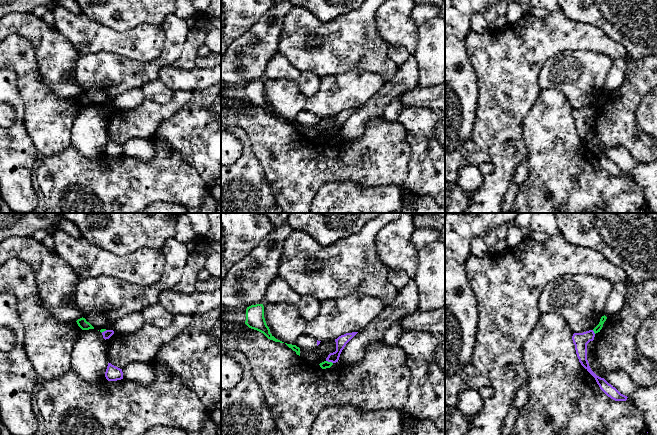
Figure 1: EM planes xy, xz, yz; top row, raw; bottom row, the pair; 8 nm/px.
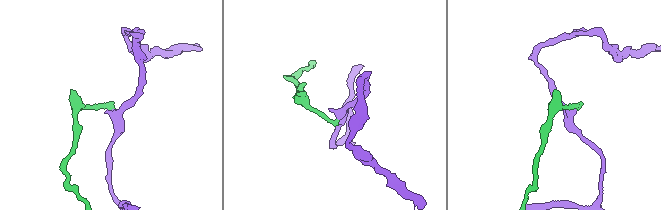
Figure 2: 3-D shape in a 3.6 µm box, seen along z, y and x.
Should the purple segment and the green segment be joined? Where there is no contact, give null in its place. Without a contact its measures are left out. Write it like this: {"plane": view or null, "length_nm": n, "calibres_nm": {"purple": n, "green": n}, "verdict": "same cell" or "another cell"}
{"plane": "xz", "length_nm": 60, "calibres_nm": {"purple": 90, "green": 60}, "verdict": "another cell"}

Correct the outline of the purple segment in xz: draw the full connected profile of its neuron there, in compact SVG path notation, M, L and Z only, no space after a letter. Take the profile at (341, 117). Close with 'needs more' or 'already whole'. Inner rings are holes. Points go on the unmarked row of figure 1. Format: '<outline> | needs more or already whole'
M358 108L346 109L344 111L339 112L335 115L336 118L336 127L330 129L326 134L326 137L336 139L339 136L340 130L346 120L357 110Z | already whole

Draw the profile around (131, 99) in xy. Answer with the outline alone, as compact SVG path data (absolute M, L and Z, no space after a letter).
M133 88L119 94L113 100L112 106L120 111L129 111L137 108L145 99L141 88Z

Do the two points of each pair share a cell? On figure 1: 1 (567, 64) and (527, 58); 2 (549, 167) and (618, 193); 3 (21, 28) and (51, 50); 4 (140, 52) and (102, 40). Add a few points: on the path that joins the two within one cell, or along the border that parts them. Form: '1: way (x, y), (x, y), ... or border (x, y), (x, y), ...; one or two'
1: border (570, 51), (551, 56), (537, 81); two
2: way (566, 182), (574, 190), (601, 190); one
3: way (28, 29), (44, 43); one
4: way (131, 50), (124, 43), (111, 41); one

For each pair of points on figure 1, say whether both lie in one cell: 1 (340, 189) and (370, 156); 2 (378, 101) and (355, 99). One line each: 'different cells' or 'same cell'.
1: different cells
2: different cells

